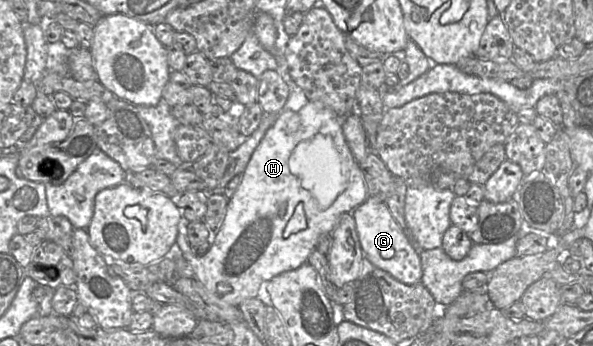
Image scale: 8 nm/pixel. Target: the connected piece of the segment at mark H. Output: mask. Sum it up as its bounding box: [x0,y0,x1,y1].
[172,101,369,306]

